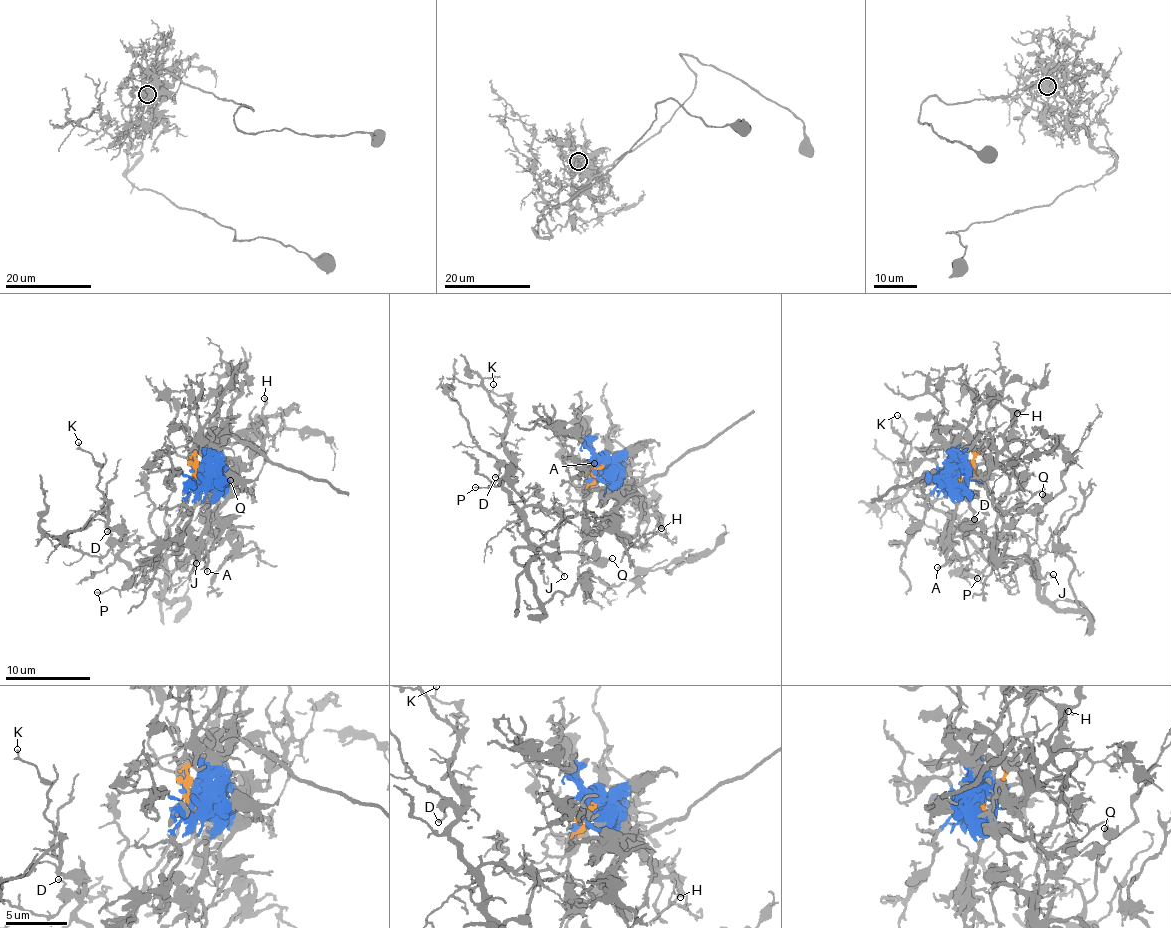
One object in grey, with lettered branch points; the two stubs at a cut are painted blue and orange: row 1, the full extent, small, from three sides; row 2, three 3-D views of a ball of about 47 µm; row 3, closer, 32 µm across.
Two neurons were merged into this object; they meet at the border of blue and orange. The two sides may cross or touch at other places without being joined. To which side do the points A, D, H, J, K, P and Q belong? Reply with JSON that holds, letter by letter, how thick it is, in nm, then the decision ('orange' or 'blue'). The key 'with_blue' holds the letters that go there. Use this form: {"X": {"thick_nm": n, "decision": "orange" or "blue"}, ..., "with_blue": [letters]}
{"A": {"thick_nm": 160, "decision": "blue"}, "D": {"thick_nm": 170, "decision": "orange"}, "H": {"thick_nm": 240, "decision": "blue"}, "J": {"thick_nm": 130, "decision": "orange"}, "K": {"thick_nm": 70, "decision": "orange"}, "P": {"thick_nm": 150, "decision": "orange"}, "Q": {"thick_nm": 280, "decision": "orange"}, "with_blue": ["A", "H"]}

